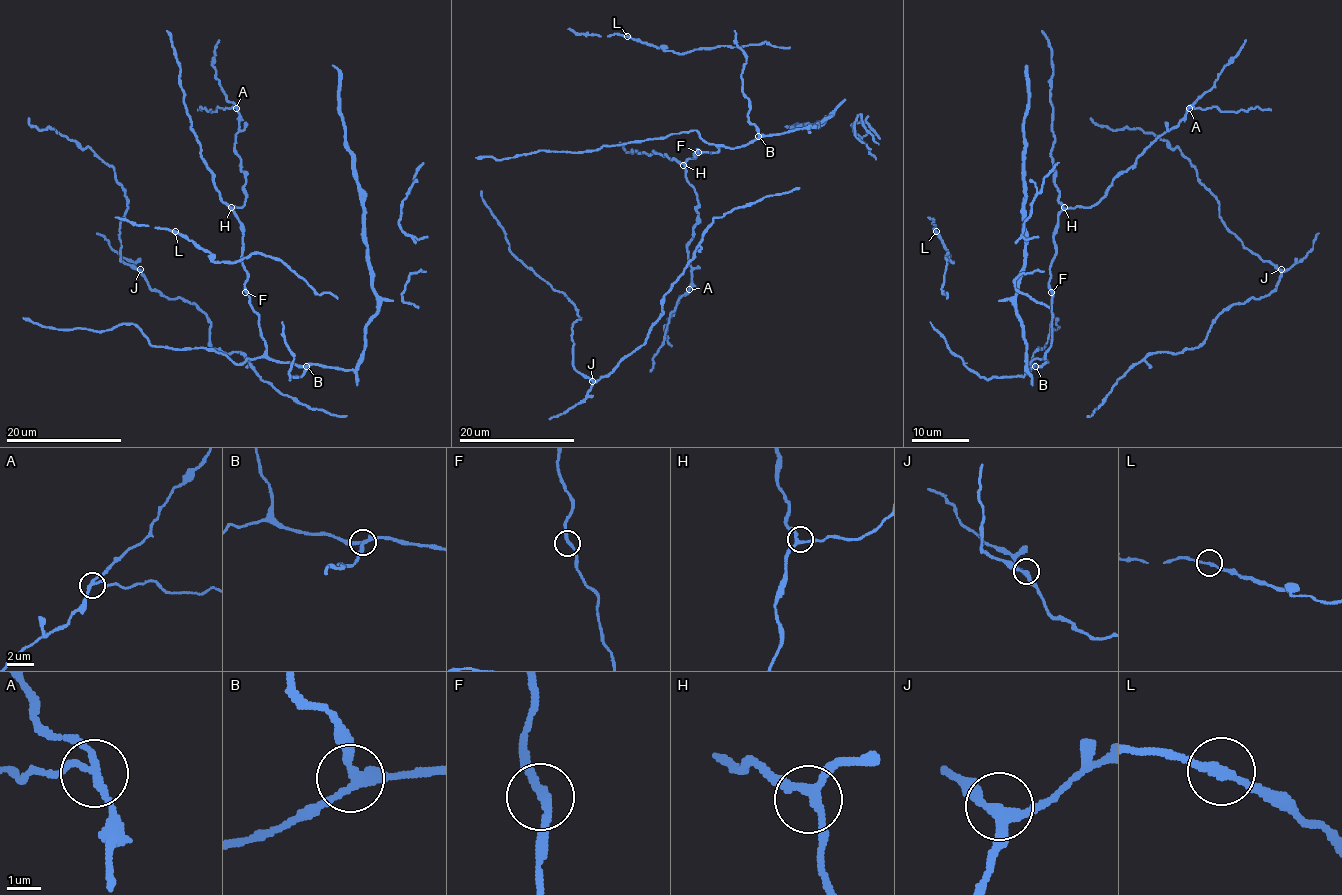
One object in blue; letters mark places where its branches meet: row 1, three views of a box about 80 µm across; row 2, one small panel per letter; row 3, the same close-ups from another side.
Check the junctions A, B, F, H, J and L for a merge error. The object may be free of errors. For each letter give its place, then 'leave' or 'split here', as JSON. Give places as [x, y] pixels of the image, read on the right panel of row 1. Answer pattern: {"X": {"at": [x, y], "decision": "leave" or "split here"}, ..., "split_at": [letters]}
{"A": {"at": [1189, 108], "decision": "split here"}, "B": {"at": [1035, 366], "decision": "leave"}, "F": {"at": [1051, 292], "decision": "leave"}, "H": {"at": [1064, 207], "decision": "leave"}, "J": {"at": [1281, 269], "decision": "leave"}, "L": {"at": [936, 231], "decision": "leave"}, "split_at": ["A"]}

